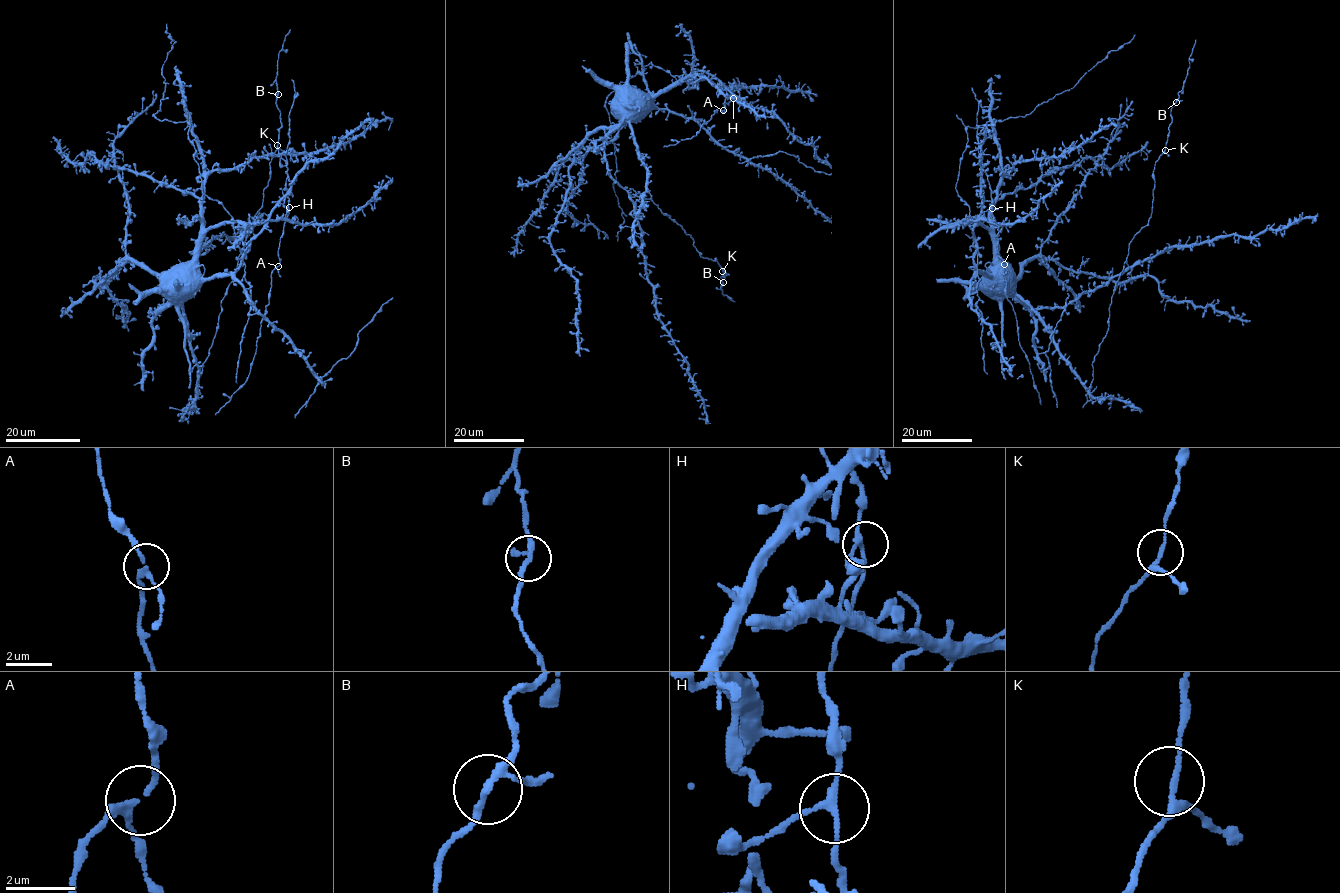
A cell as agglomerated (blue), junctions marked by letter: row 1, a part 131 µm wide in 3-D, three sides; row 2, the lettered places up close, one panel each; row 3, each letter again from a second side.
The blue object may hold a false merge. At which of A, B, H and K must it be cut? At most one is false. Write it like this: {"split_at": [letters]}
{"split_at": []}

